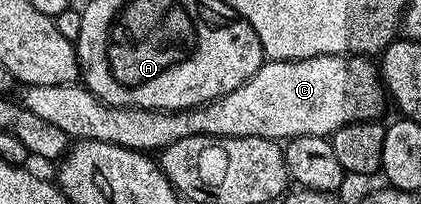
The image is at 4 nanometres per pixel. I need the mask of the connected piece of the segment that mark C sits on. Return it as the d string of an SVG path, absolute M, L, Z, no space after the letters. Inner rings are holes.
M328 54L286 62L266 61L235 92L193 110L144 110L138 106L108 106L84 84L25 86L19 95L27 112L57 125L71 140L106 142L128 150L160 152L187 136L210 134L220 138L332 136L339 128L380 119L387 106L378 67L368 57Z

